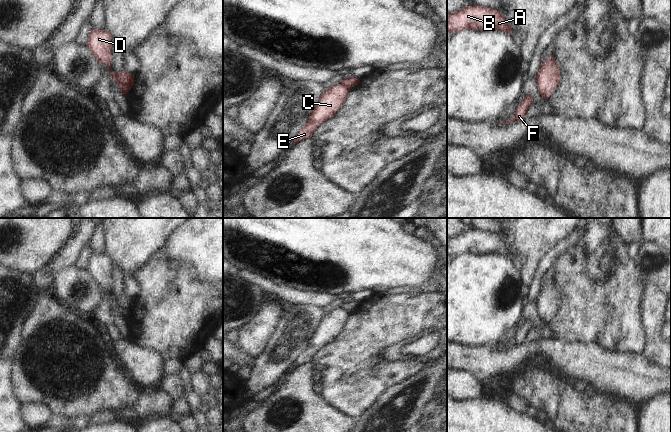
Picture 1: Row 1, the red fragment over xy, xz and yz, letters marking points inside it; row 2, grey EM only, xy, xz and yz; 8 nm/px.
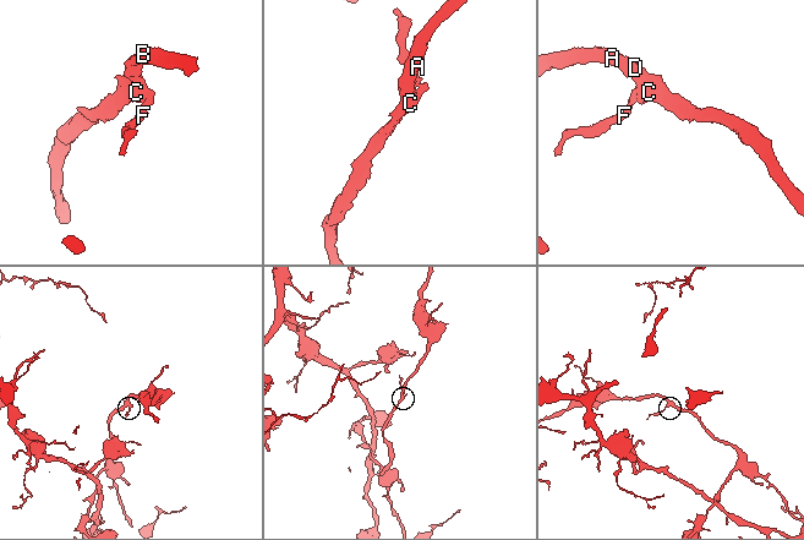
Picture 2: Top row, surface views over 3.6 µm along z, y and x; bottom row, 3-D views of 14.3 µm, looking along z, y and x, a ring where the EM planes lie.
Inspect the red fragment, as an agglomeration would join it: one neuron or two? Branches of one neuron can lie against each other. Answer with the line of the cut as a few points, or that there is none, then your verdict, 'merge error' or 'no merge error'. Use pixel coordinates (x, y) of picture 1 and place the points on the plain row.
cut xy (117, 299), (117, 308), (121, 315); merge error

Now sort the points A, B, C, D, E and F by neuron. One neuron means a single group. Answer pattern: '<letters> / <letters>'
A B C D E / F

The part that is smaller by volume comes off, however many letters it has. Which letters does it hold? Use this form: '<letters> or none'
F

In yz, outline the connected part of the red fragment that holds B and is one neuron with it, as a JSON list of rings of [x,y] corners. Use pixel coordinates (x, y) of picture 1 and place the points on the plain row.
[[[471,229],[447,240],[447,255],[496,253],[513,258],[505,240],[496,233]]]

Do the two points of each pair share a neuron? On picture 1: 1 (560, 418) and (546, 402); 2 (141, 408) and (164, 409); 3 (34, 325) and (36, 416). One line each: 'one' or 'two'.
1: one
2: one
3: two

